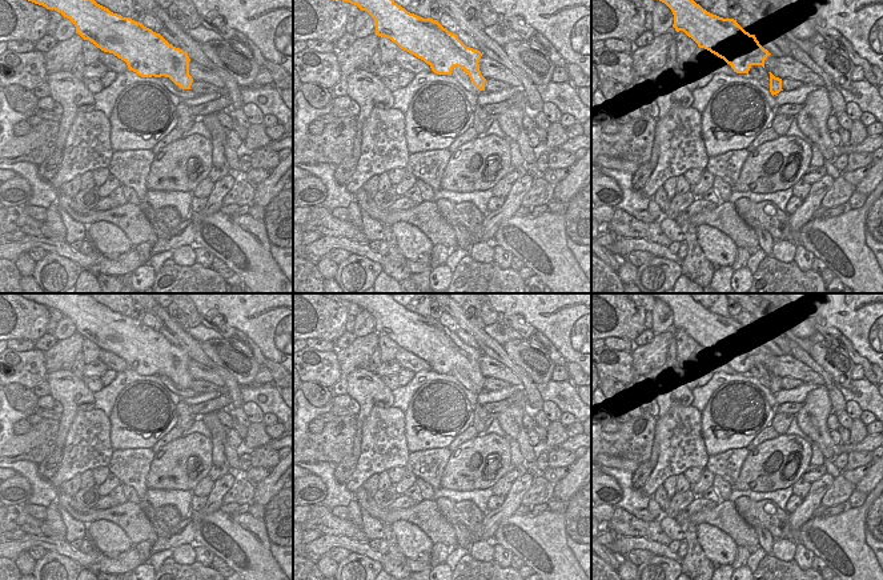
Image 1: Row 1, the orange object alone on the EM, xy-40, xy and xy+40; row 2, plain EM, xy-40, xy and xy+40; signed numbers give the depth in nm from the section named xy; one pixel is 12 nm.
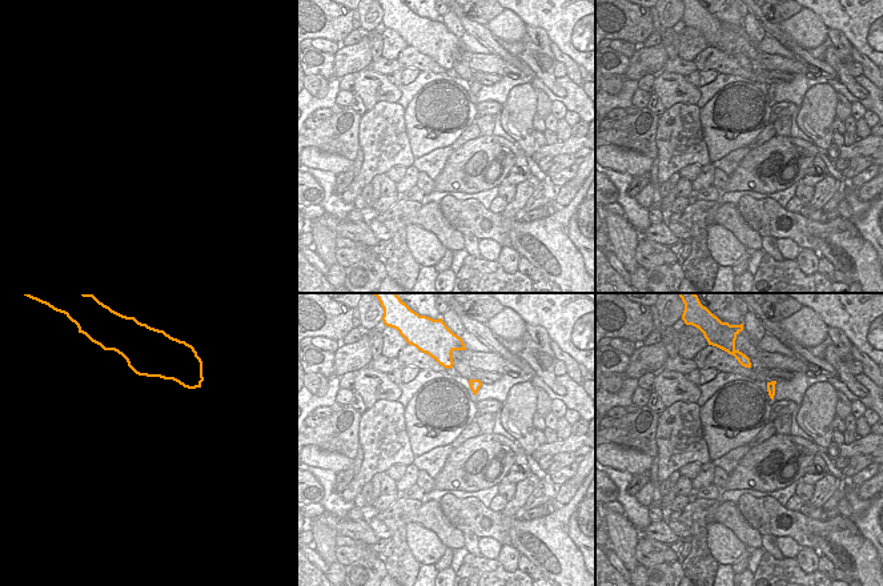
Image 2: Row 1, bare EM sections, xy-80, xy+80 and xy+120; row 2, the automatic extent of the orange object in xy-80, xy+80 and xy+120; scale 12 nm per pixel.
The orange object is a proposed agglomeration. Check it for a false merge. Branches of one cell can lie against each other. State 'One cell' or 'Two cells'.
One cell.

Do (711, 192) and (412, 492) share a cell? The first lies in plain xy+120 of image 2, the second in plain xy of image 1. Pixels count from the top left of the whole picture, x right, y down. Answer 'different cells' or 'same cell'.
same cell

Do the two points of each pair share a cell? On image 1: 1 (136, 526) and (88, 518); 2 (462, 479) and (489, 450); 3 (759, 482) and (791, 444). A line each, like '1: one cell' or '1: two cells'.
1: one cell
2: one cell
3: one cell

